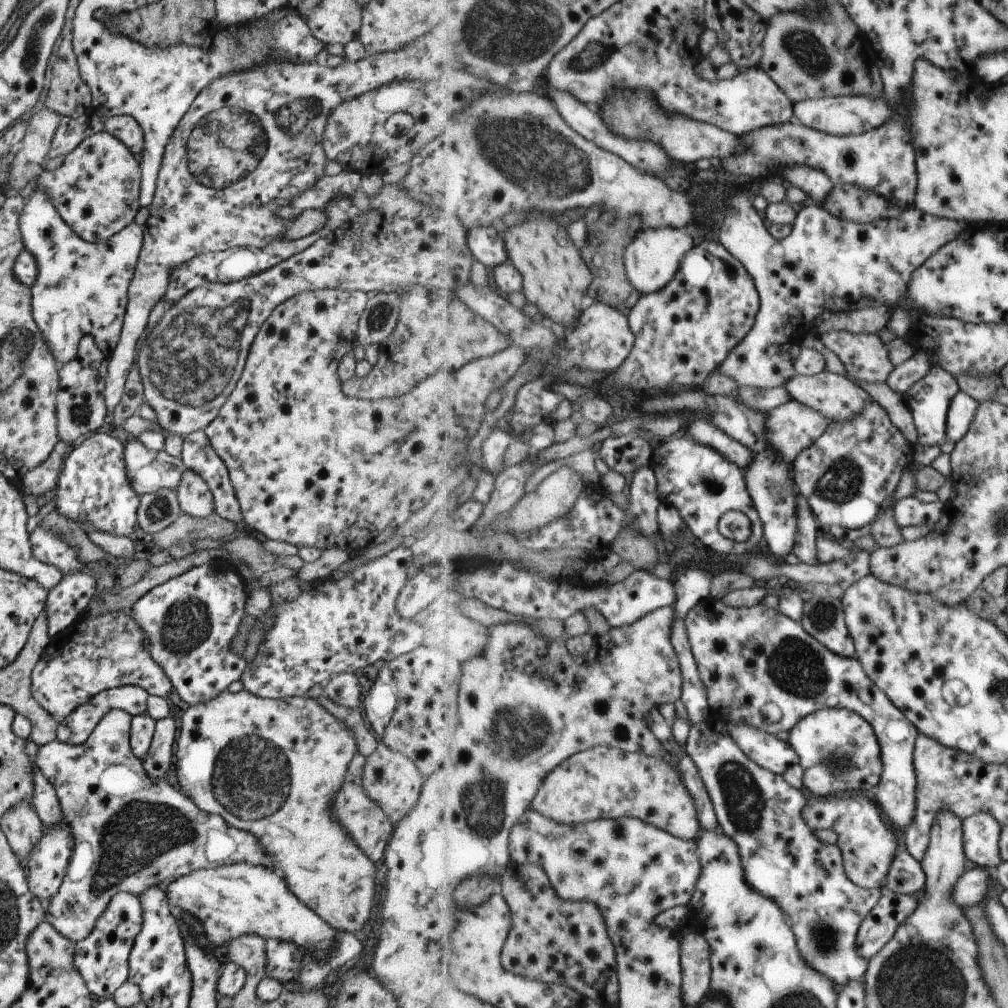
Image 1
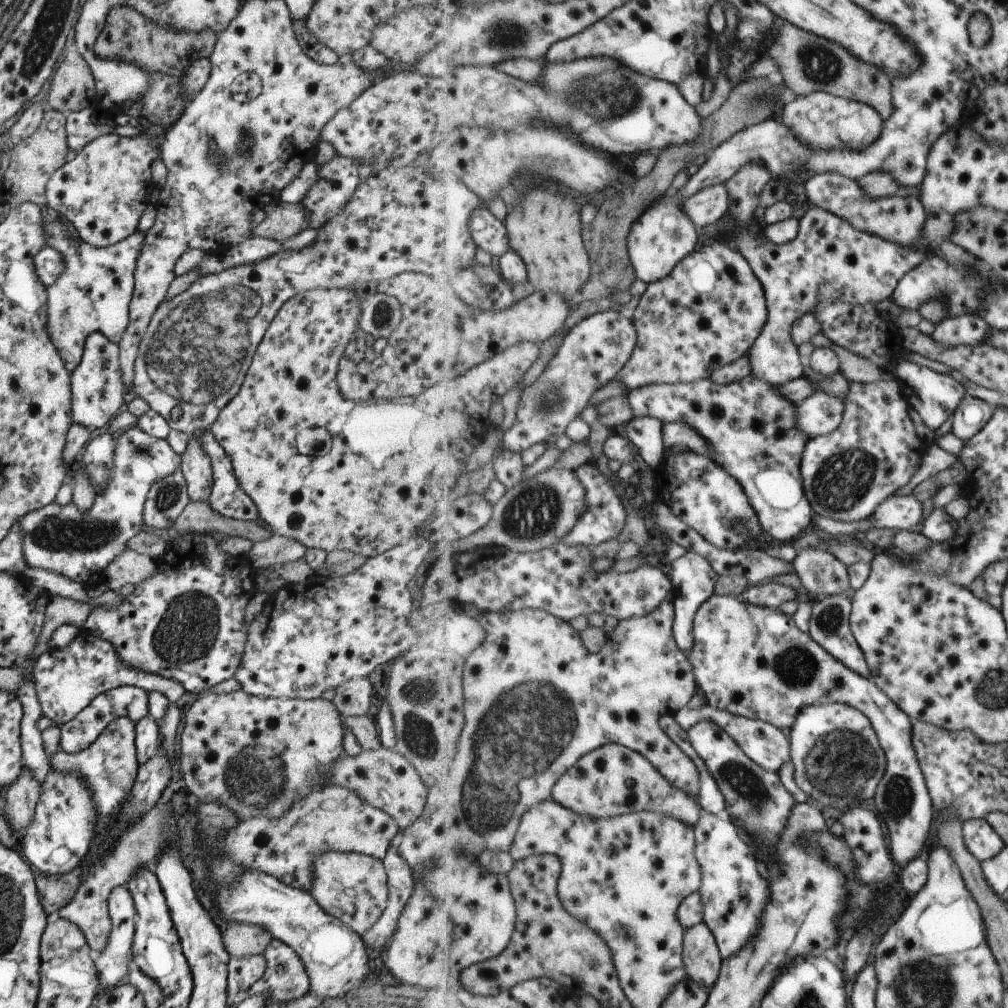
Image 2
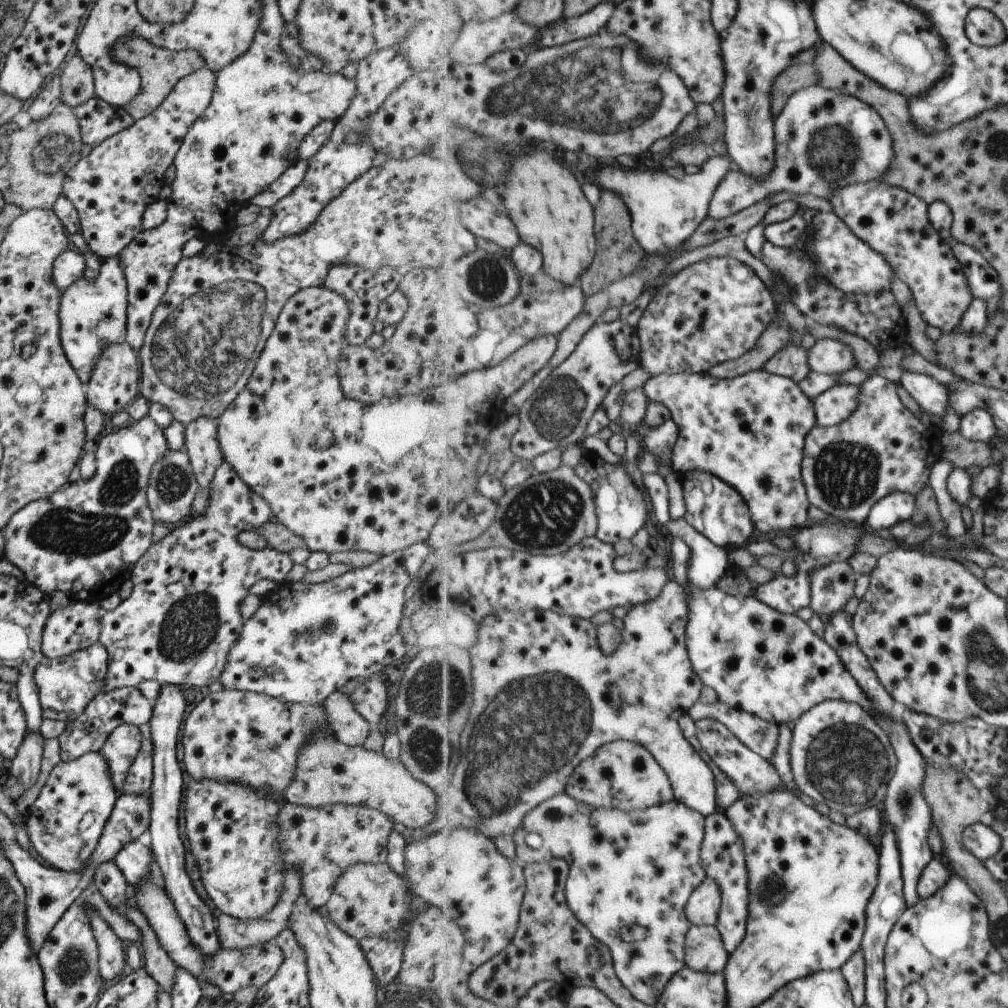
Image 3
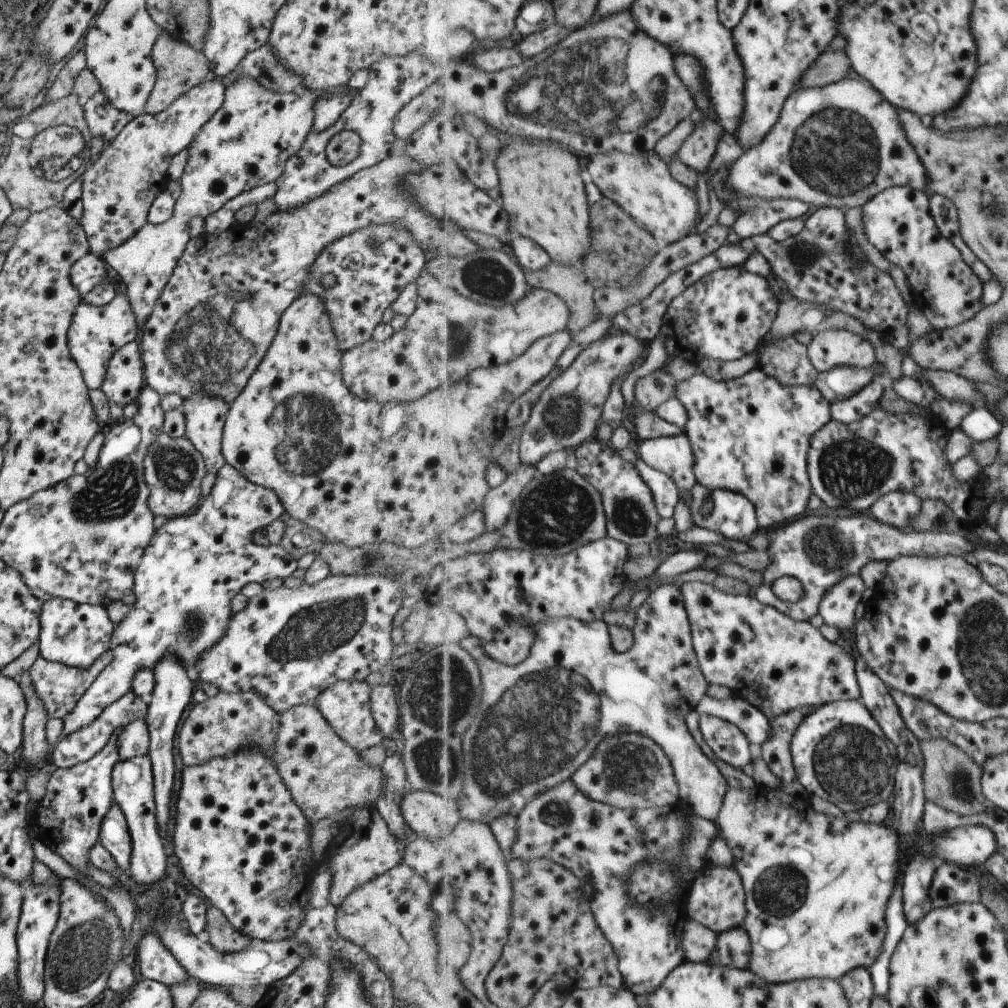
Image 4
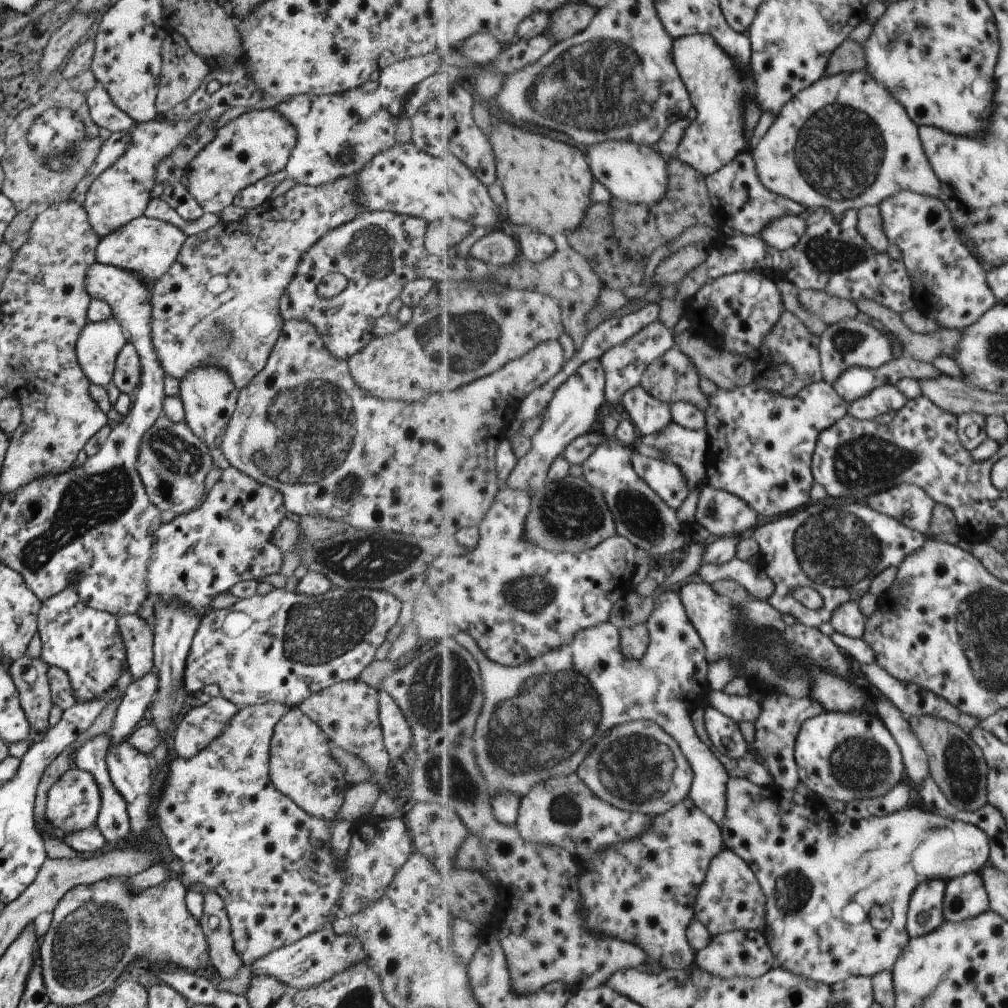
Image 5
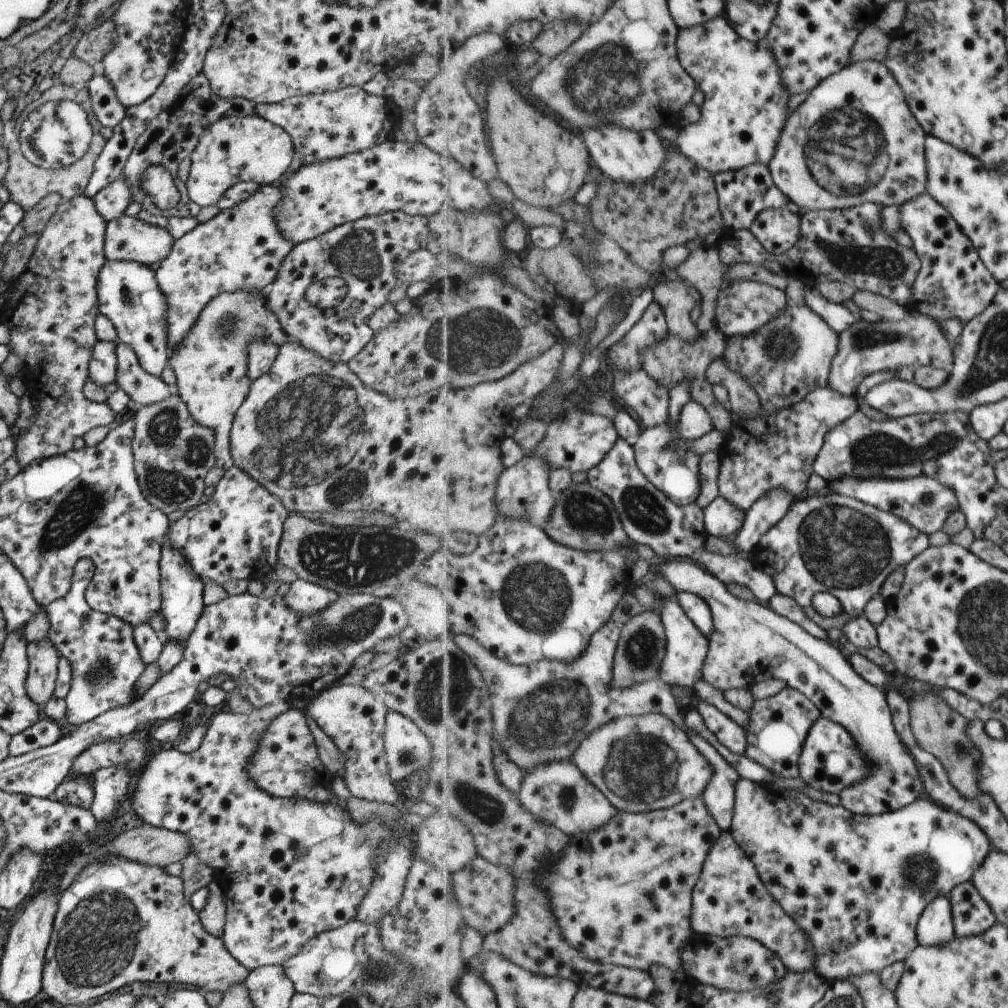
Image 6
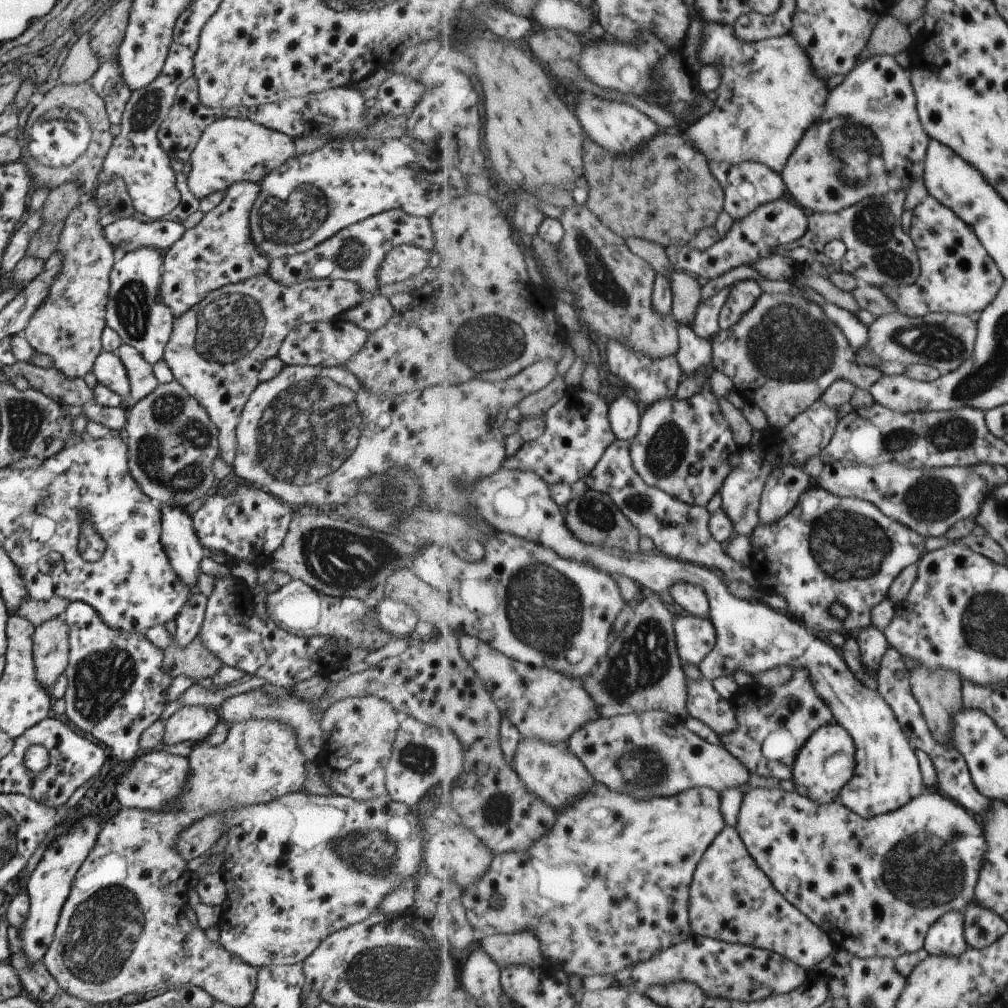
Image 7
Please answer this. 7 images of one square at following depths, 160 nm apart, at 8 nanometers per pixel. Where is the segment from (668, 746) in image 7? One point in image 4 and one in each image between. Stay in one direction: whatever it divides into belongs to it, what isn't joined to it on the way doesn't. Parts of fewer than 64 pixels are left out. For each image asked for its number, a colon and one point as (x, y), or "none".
4: (630, 769)
5: (638, 766)
6: (643, 763)

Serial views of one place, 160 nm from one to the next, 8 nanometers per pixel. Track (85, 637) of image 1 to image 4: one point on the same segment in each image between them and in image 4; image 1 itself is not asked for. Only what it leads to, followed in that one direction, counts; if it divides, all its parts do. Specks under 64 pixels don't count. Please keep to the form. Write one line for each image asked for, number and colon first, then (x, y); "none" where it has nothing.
2: (65, 680)
3: (65, 685)
4: (59, 687)

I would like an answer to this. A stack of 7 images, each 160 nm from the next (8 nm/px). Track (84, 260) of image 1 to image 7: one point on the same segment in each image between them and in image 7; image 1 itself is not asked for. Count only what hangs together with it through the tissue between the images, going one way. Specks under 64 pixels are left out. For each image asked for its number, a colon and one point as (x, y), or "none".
2: (92, 294)
3: (92, 315)
4: (95, 333)
5: (97, 345)
6: (102, 365)
7: (107, 368)

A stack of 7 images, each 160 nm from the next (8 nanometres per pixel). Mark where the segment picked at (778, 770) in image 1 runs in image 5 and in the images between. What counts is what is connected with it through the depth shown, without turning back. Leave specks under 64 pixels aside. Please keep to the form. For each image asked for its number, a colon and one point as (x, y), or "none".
2: (770, 746)
3: (762, 736)
4: (753, 721)
5: (740, 708)

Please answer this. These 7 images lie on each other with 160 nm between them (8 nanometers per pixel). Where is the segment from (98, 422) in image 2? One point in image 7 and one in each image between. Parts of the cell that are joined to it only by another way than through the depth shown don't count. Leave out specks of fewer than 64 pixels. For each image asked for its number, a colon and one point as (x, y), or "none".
3: (113, 384)
4: (123, 379)
5: (126, 375)
6: (141, 388)
7: (139, 371)

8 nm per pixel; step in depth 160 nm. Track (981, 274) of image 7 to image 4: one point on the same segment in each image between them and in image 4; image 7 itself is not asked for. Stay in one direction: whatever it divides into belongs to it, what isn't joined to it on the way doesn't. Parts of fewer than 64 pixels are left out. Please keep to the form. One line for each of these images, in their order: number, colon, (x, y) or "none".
4: (899, 222)
5: (951, 284)
6: (954, 282)

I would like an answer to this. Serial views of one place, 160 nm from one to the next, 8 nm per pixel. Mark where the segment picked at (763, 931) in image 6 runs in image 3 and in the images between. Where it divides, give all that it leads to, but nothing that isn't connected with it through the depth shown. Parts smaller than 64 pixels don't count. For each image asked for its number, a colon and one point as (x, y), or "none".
3: (704, 907)
4: (718, 899)
5: (731, 898)

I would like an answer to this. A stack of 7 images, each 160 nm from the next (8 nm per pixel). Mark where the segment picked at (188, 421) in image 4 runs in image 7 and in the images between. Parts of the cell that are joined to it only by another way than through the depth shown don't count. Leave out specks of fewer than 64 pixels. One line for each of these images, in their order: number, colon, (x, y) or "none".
5: (208, 396)
6: (209, 364)
7: (215, 350)

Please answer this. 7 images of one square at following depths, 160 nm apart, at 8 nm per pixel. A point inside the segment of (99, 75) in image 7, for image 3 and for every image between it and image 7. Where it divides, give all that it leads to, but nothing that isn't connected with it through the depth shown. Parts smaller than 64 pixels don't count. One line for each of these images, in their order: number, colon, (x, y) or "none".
3: (98, 120)
4: (103, 120)
5: (103, 112)
6: (108, 111)

